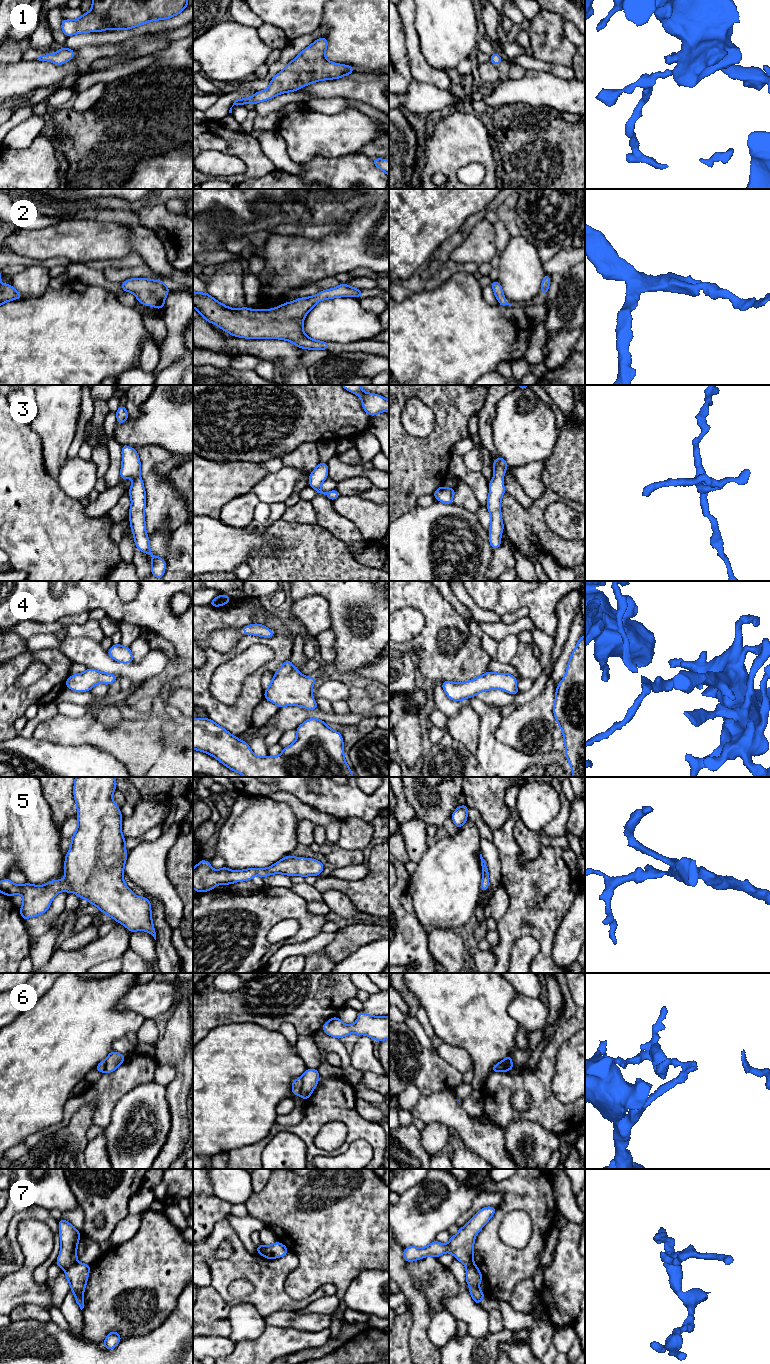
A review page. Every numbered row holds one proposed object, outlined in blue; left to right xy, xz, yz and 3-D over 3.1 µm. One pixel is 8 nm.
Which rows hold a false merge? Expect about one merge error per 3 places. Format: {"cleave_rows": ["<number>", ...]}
{"cleave_rows": ["6", "7"]}

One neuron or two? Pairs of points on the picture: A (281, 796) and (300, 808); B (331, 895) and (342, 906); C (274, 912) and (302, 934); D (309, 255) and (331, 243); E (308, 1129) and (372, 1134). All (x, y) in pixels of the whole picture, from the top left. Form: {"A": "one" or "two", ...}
{"A": "one", "B": "one", "C": "one", "D": "one", "E": "one"}

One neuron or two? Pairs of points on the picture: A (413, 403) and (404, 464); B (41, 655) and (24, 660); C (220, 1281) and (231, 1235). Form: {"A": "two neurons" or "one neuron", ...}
{"A": "two neurons", "B": "one neuron", "C": "one neuron"}

